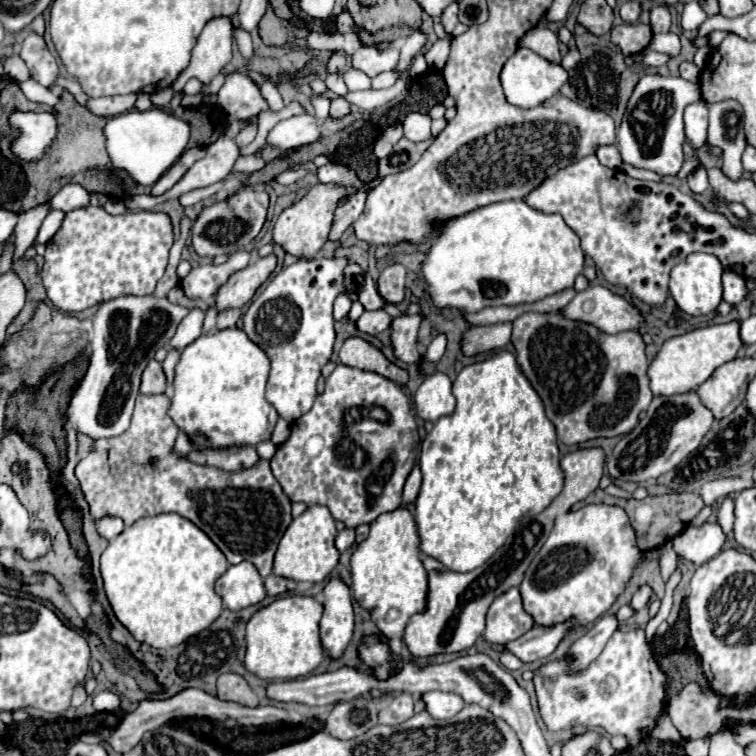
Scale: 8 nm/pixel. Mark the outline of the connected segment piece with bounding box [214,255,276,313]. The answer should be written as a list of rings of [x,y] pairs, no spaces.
[[[268,255],[252,261],[246,269],[232,273],[230,279],[214,295],[216,311],[220,313],[224,309],[244,307],[246,303],[250,303],[256,289],[270,277],[274,267],[276,267],[276,257]]]

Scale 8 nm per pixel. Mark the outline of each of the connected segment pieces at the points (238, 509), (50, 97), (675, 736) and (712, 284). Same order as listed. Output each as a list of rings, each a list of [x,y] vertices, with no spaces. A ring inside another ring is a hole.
[[[138,395],[132,421],[126,433],[108,441],[104,439],[96,441],[90,455],[78,463],[76,477],[80,479],[92,517],[100,519],[104,515],[114,515],[120,517],[126,527],[130,527],[134,521],[142,517],[160,515],[160,513],[178,513],[190,519],[196,527],[200,527],[218,545],[218,549],[226,555],[226,559],[232,565],[250,561],[258,567],[260,575],[266,579],[272,573],[272,561],[278,543],[286,533],[288,525],[292,523],[292,501],[282,491],[280,483],[272,475],[270,463],[264,459],[260,459],[252,469],[244,469],[244,473],[224,473],[216,467],[196,465],[186,461],[184,457],[172,455],[170,451],[180,431],[166,415],[168,401],[170,399],[166,395],[156,395],[156,397]]]
[[[28,79],[28,81],[20,83],[20,89],[22,89],[22,93],[24,93],[30,101],[46,103],[46,105],[50,105],[50,107],[54,107],[54,105],[58,103],[58,99],[60,99],[56,93],[44,89],[44,87],[42,87],[40,83],[36,83],[34,79]]]
[[[668,715],[660,717],[656,729],[654,729],[650,735],[652,735],[654,739],[668,739],[668,741],[674,741],[674,743],[684,743],[682,735],[676,731],[676,727],[672,725],[672,721],[670,721]]]
[[[692,253],[682,263],[678,263],[670,273],[670,293],[678,307],[688,315],[710,315],[718,309],[722,301],[722,273],[724,267],[714,255]]]

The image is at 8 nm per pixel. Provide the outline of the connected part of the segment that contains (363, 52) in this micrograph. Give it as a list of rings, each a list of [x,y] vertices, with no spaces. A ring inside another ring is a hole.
[[[360,47],[354,53],[354,65],[360,65],[360,69],[368,75],[368,77],[376,77],[384,71],[390,71],[392,65],[396,65],[396,57],[398,57],[398,47],[396,49],[388,49],[384,53],[372,49],[372,47]]]

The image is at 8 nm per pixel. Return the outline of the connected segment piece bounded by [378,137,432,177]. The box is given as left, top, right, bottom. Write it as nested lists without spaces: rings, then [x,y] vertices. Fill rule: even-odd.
[[[402,137],[394,145],[392,153],[386,159],[378,159],[378,177],[386,177],[392,173],[400,173],[400,171],[410,169],[420,159],[420,155],[428,149],[430,143],[432,143],[432,139],[424,141],[424,143],[412,143],[406,137]]]

